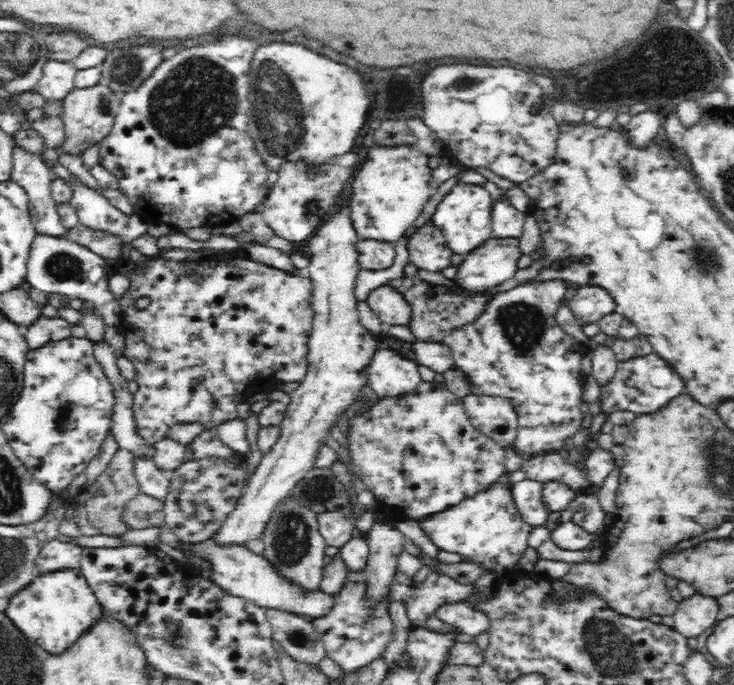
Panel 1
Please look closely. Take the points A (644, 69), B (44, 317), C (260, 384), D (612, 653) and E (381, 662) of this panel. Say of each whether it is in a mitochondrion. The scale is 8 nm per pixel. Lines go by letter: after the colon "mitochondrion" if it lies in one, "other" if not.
A: mitochondrion
B: other
C: other
D: mitochondrion
E: other

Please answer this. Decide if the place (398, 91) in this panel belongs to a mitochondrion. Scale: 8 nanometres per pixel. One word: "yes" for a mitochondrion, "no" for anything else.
no

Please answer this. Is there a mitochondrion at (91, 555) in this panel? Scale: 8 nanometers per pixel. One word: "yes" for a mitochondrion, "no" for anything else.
no

